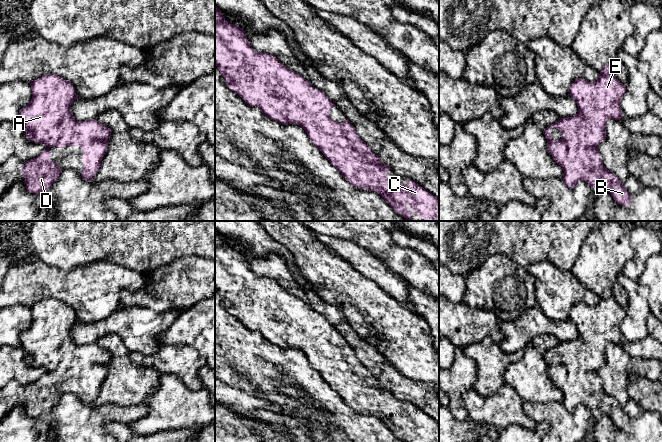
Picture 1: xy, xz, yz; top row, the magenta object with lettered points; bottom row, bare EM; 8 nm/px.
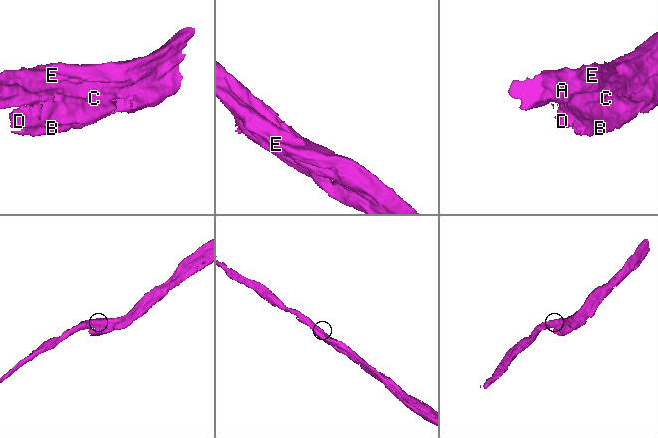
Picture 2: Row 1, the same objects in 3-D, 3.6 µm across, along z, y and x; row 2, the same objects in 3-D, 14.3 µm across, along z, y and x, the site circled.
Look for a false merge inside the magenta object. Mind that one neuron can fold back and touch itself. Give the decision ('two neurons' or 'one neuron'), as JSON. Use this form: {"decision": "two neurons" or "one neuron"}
{"decision": "two neurons"}

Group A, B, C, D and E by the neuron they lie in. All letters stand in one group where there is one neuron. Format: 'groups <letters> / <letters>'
groups A C E / B D

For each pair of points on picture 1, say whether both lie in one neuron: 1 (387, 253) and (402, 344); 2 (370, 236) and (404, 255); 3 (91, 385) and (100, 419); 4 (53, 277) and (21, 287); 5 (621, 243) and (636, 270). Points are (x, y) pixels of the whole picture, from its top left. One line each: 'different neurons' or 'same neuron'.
1: different neurons
2: same neuron
3: different neurons
4: same neuron
5: different neurons

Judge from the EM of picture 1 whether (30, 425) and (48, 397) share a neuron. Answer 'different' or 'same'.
different

